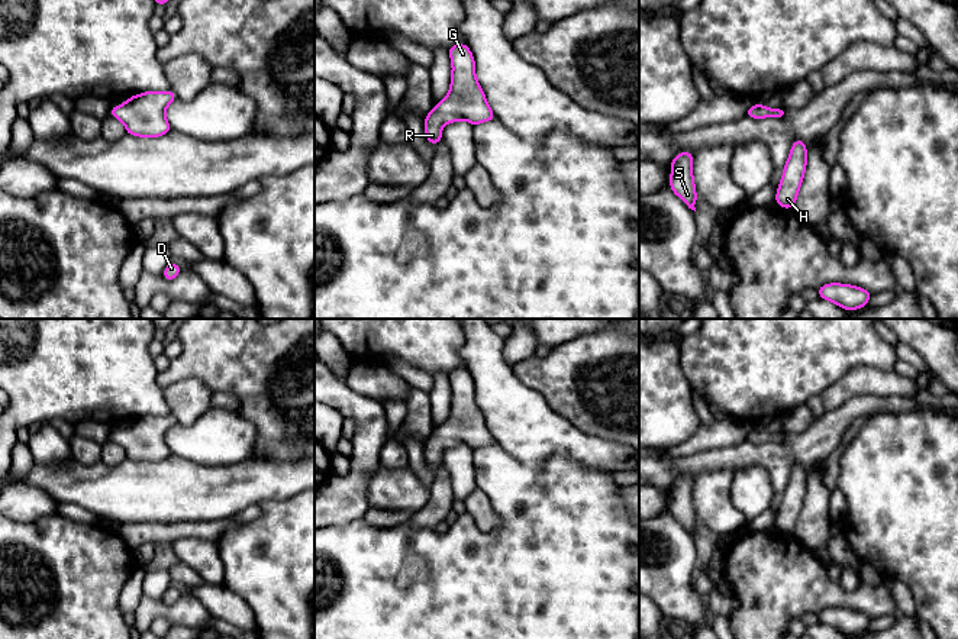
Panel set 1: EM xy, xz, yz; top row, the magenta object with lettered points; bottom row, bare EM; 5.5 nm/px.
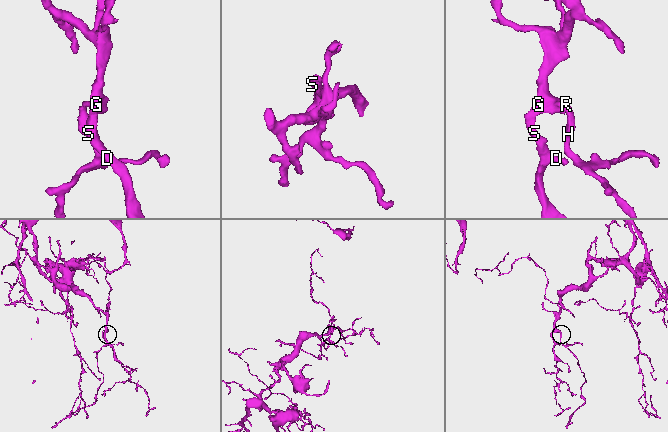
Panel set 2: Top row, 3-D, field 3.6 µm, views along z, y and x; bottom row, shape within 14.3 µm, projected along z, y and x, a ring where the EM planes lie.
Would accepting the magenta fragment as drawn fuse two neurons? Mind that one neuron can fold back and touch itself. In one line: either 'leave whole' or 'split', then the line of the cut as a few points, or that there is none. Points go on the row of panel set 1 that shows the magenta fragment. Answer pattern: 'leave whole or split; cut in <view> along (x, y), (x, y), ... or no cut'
leave whole; no cut

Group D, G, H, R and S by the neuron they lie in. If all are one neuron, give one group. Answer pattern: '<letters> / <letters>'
D G H R S

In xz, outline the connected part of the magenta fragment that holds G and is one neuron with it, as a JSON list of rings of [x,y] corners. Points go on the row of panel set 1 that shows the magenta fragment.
[[[455,43],[449,49],[452,65],[451,85],[445,99],[425,116],[425,135],[429,143],[442,139],[446,123],[467,120],[472,126],[496,119],[475,75],[475,61],[467,43]]]

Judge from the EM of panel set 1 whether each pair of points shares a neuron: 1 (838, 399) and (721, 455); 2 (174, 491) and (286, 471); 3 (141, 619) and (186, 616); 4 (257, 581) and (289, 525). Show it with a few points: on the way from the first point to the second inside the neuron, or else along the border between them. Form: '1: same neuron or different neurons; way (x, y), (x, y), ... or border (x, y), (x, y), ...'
1: different neurons; border (857, 394), (826, 412)
2: same neuron; way (202, 491), (222, 491), (258, 480)
3: same neuron; way (152, 612), (174, 613)
4: same neuron; way (271, 567), (289, 549), (289, 539)

